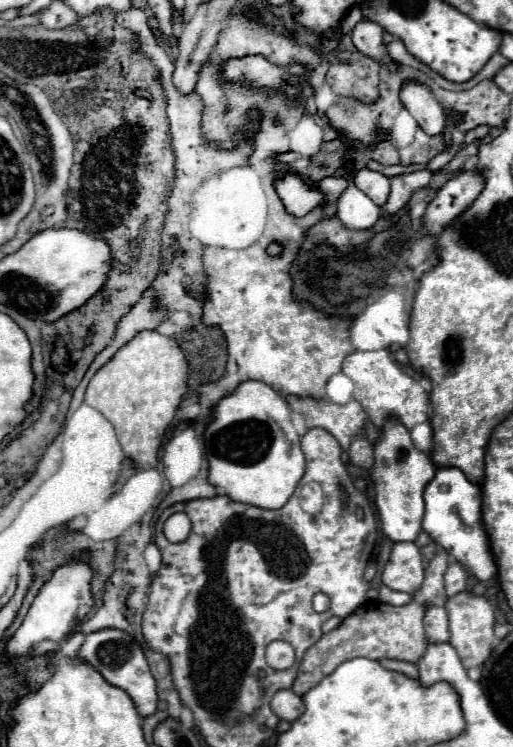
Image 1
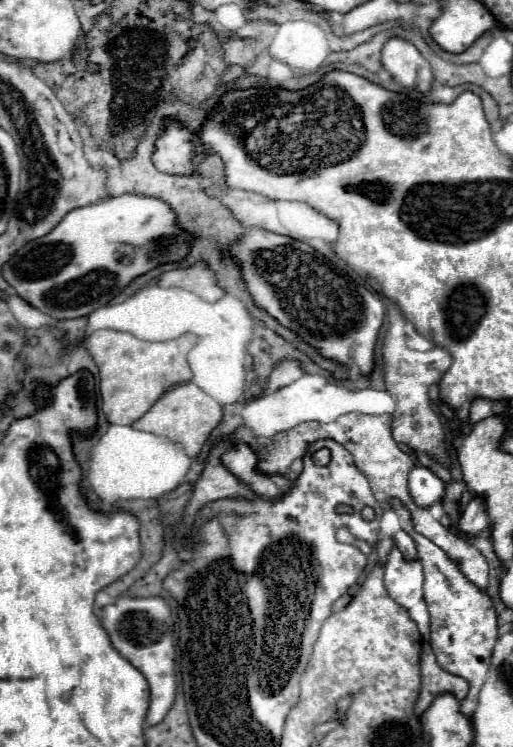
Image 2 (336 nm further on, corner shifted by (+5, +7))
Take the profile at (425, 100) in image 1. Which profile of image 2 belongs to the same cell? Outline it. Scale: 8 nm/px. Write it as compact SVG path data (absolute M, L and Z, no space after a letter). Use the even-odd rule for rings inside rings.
M391 37L383 45L381 63L403 87L419 89L421 93L427 93L431 89L431 67L411 41L403 37Z

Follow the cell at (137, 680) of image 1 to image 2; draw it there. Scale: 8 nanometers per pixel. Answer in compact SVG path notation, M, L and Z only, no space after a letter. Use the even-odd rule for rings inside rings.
M121 595L113 603L103 607L100 620L113 641L113 647L147 677L151 689L147 725L157 725L157 721L161 721L161 717L165 717L165 713L171 709L177 691L175 643L173 643L175 621L171 605L163 597Z

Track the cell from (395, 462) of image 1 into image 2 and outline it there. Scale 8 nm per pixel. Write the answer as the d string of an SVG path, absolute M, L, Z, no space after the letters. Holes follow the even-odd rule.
M399 531L399 533L395 535L395 547L403 553L403 557L405 557L407 561L417 559L417 549L415 549L415 543L413 543L413 539L411 539L405 531Z

